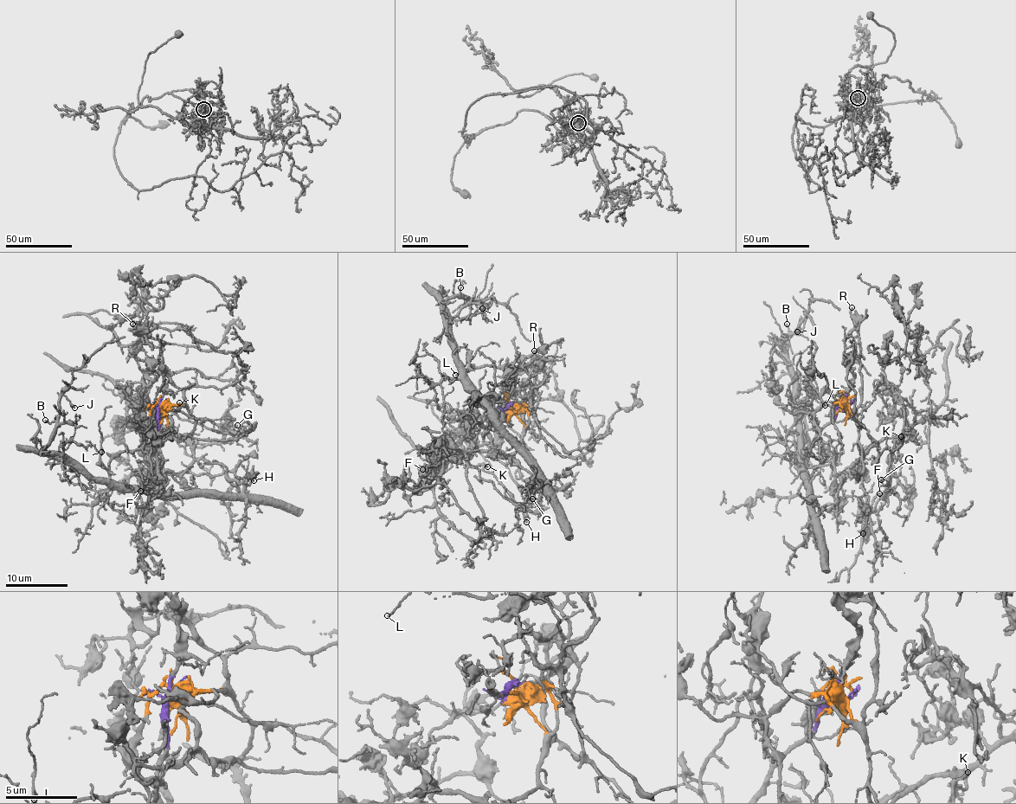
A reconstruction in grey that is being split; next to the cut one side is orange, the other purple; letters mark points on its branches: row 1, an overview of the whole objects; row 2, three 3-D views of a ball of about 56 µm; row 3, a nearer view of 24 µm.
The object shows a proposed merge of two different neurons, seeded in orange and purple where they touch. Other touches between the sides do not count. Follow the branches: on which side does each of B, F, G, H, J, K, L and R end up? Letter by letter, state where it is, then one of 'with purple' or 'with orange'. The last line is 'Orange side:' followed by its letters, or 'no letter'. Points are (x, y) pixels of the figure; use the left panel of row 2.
B: place (45, 420); with purple
F: place (140, 491); with orange
G: place (237, 425); with orange
H: place (254, 480); with orange
J: place (74, 408); with purple
K: place (179, 402); with orange
L: place (101, 452); with purple
R: place (132, 324); with orange
Orange side: F, G, H, K, R

